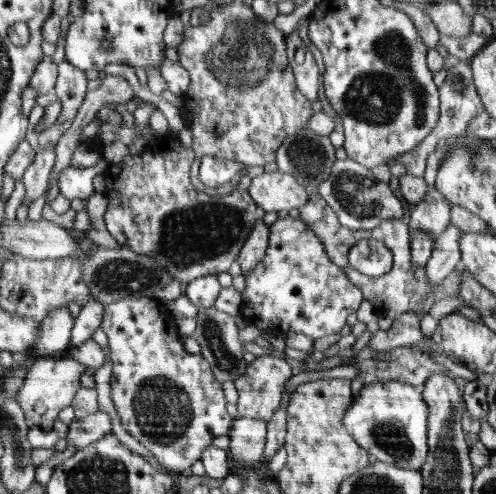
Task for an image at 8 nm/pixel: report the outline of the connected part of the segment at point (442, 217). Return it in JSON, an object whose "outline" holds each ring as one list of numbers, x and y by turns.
{"outline":[[429,189,426,197,414,206,410,214,410,234,422,229,436,240,450,224,452,210,451,203,438,190]]}

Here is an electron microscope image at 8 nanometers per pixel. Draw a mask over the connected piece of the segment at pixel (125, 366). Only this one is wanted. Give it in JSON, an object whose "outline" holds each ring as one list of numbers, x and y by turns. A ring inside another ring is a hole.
{"outline":[[126,297,104,306,102,330,108,336,110,357,113,362,110,377,111,399,120,424,156,457,159,464,178,473,188,473,190,466,200,460,205,448,216,436,229,434,232,418,226,412,222,386,213,367,202,354,186,352,176,332,175,317,164,314,156,298]]}

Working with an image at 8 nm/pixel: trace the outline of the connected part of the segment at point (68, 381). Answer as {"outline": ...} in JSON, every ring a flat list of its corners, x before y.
{"outline":[[69,356,61,359,36,358,30,363,26,371,24,384,18,389,18,402,24,411,25,418,29,425,48,428,54,424,54,420,60,418,60,414,66,407,70,407,81,390,80,376,88,372,84,364]]}

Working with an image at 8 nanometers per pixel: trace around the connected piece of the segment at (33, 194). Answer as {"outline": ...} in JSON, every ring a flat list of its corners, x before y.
{"outline":[[50,144,47,148,38,149,34,161,24,172,22,180,26,187,26,197,22,204,29,206,46,191,49,183,48,177,56,162,56,149,54,148,55,145]]}

